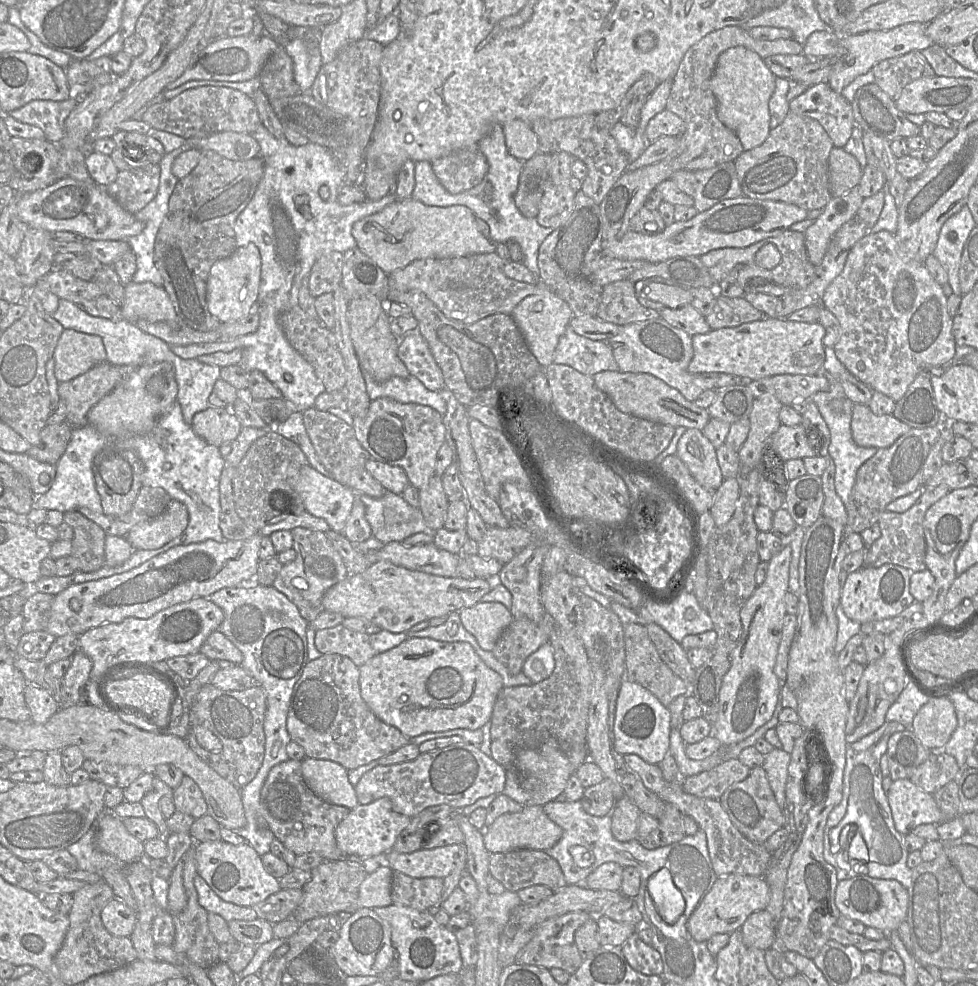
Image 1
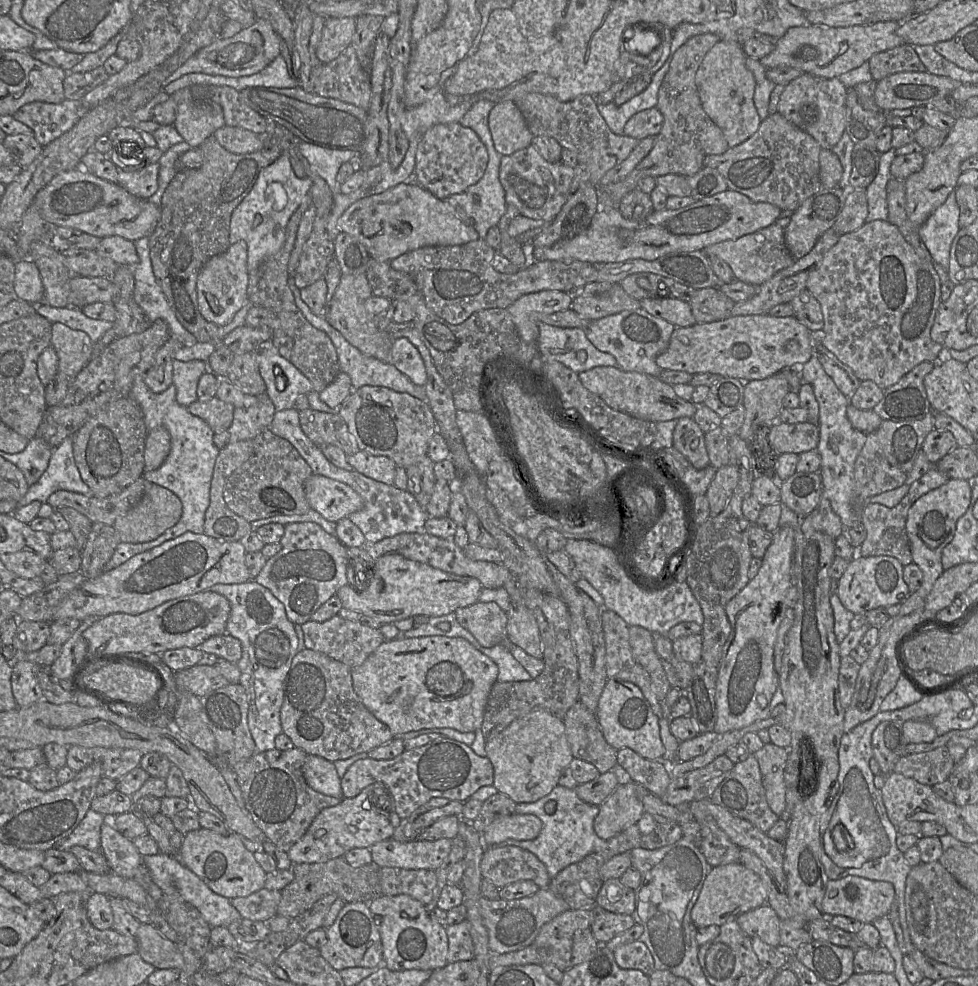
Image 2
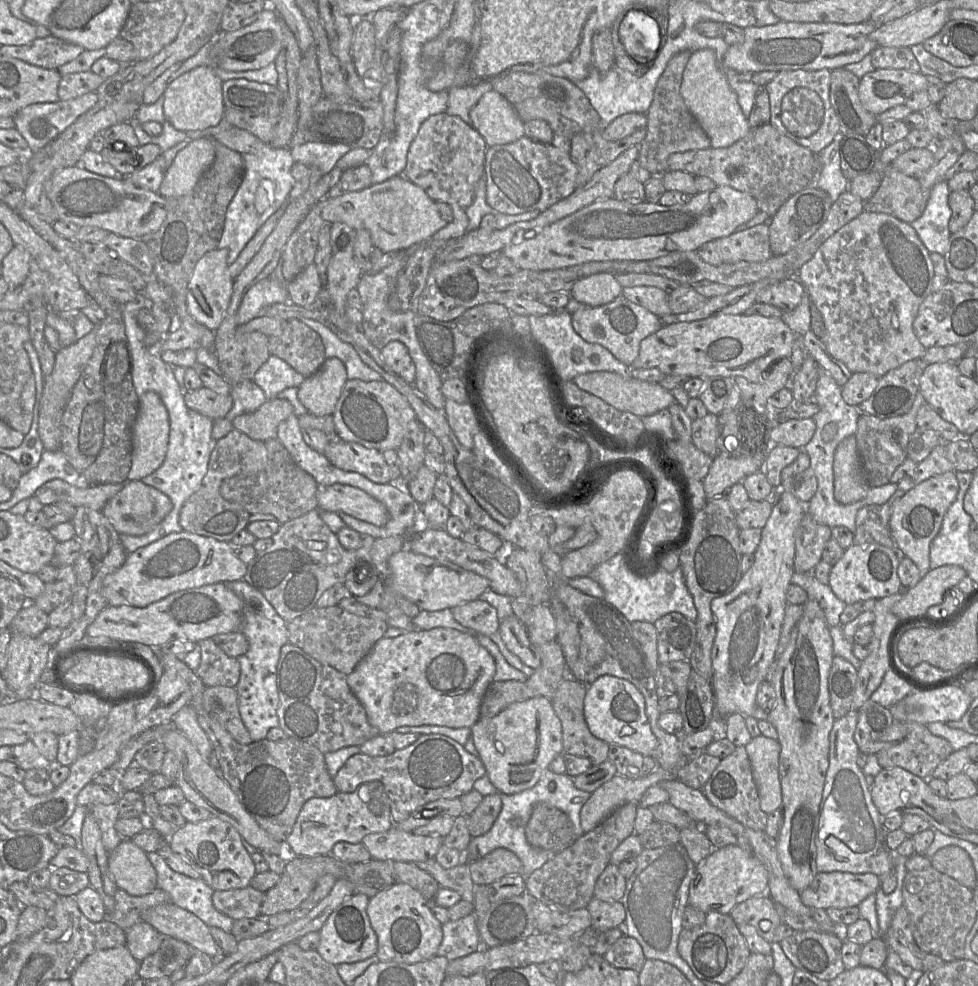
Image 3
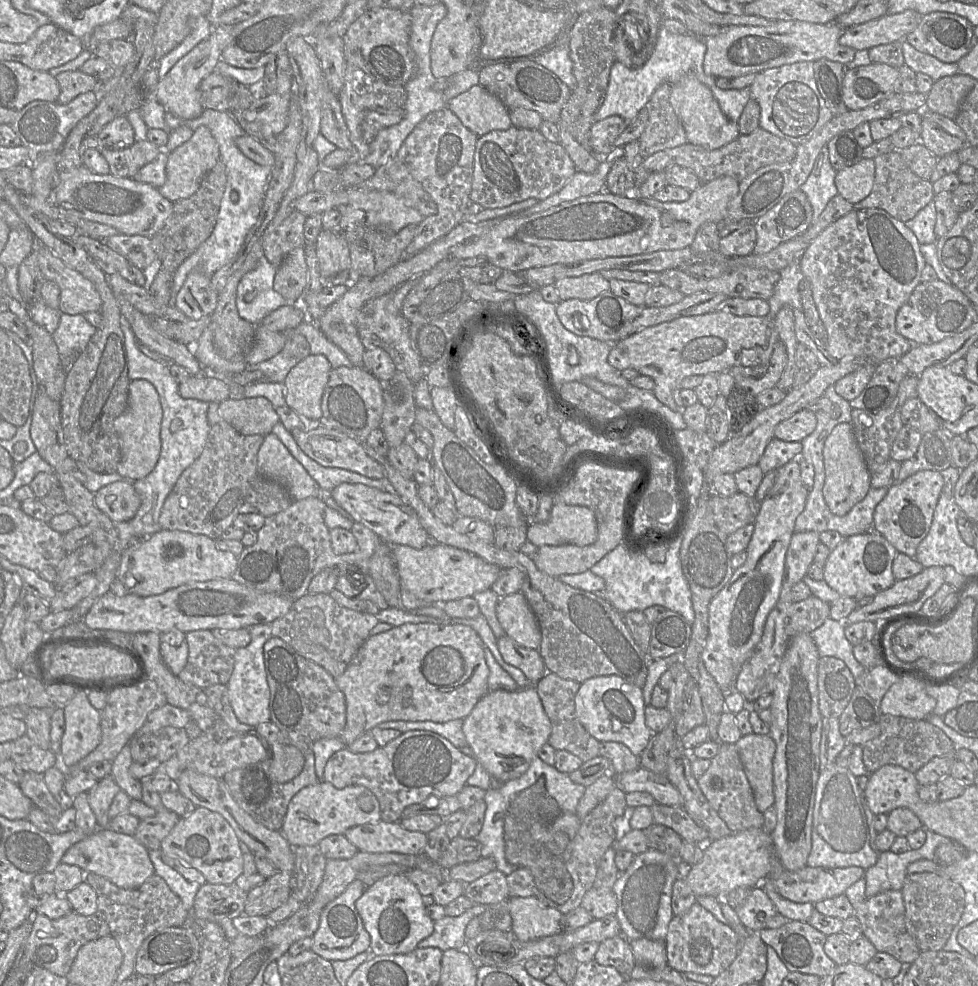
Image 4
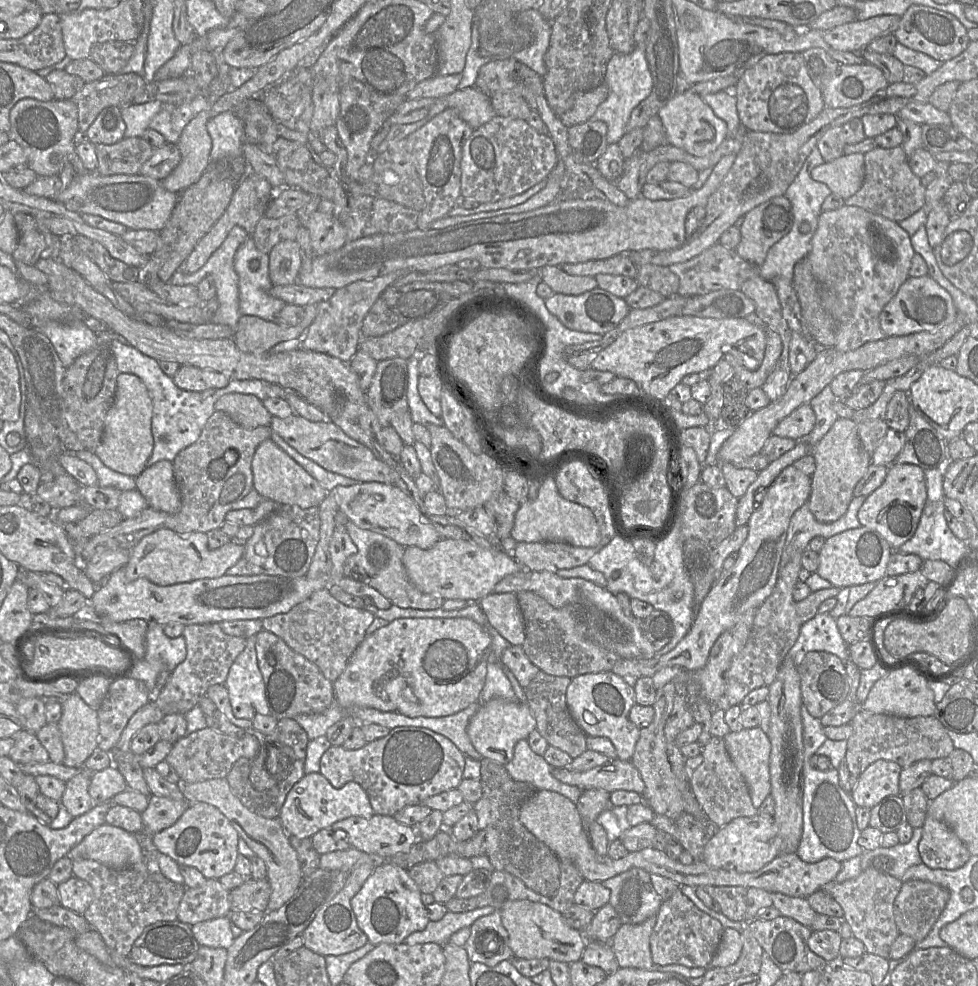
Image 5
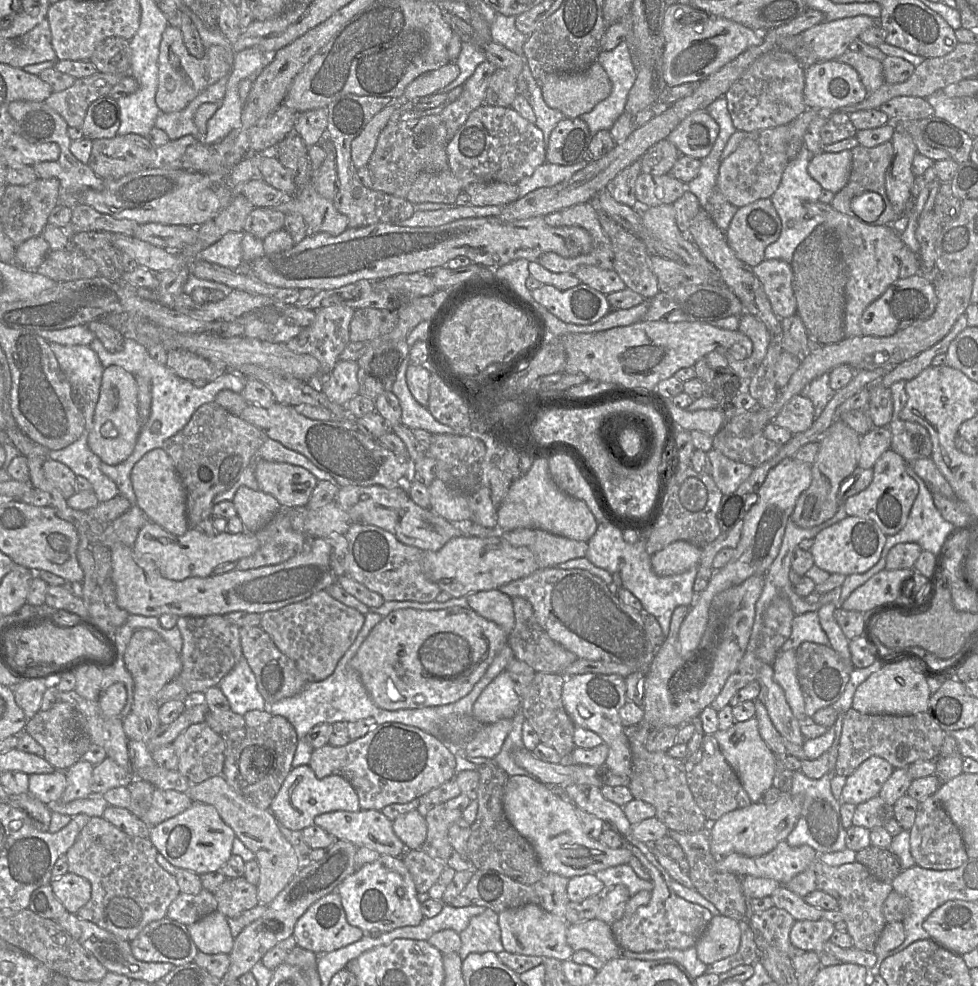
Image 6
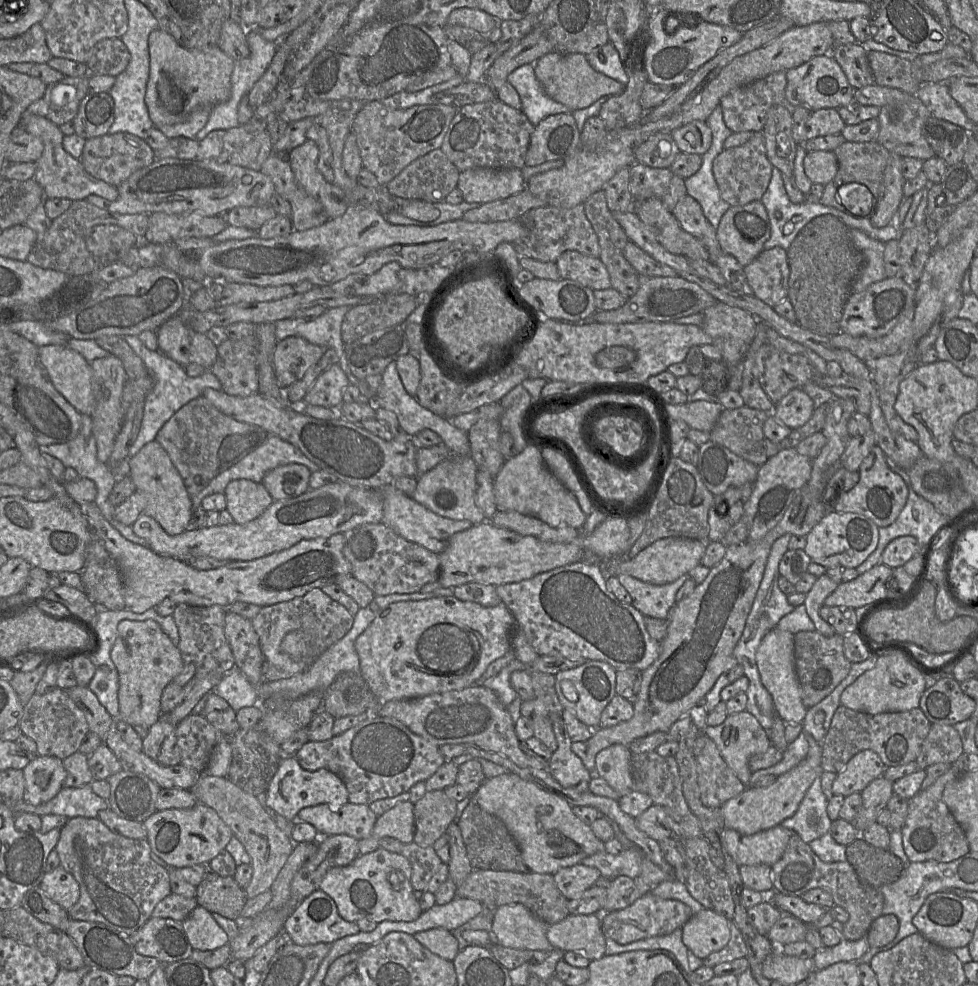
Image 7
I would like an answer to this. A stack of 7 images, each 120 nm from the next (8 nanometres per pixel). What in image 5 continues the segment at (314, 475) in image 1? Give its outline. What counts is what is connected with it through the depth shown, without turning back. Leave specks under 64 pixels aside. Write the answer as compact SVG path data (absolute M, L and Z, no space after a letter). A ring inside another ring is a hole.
M378 482L357 483L352 486L337 486L335 496L339 511L359 528L382 534L403 547L416 546L427 550L441 536L421 513L414 501L394 484Z

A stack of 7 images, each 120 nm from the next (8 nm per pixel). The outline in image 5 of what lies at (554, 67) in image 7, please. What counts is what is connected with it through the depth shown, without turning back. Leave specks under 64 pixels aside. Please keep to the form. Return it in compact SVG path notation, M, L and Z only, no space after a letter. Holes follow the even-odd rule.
M606 82L590 91L578 93L571 109L559 118L566 127L586 122L596 112L598 106L606 100L607 96L608 85Z

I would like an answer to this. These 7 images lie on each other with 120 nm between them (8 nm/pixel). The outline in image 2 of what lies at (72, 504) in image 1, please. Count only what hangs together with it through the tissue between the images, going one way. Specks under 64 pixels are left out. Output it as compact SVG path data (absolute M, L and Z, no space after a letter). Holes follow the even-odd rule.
M71 437L53 449L47 469L36 483L29 486L25 496L18 502L18 507L33 501L47 502L49 496L58 490L94 496L75 463Z

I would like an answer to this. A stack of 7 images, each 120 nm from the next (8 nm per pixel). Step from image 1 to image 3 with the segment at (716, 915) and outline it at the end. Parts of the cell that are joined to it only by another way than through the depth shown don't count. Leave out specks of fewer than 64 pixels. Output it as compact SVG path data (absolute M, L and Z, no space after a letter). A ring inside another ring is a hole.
M729 845L713 849L711 854L696 868L689 888L689 904L706 913L718 912L729 915L739 903L760 895L768 889L768 871L752 853L738 846Z

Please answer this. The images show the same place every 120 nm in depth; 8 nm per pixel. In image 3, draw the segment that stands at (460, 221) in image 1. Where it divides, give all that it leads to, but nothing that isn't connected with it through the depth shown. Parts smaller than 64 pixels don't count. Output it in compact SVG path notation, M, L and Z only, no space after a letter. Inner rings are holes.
M404 176L372 184L360 191L334 192L321 201L321 216L326 222L342 222L354 230L368 230L374 245L386 253L407 250L425 242L448 223L441 217L436 202Z

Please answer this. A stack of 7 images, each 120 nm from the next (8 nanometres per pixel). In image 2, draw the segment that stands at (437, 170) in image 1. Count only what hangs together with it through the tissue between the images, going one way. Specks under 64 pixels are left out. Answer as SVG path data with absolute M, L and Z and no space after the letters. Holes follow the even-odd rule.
M459 122L437 124L424 133L418 144L414 177L418 184L444 200L476 184L483 177L487 164L487 149L475 131Z

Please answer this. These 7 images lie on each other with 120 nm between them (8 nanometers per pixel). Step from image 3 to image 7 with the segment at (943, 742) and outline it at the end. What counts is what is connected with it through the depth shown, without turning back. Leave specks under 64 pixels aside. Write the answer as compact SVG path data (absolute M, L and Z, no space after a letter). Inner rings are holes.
M840 705L835 711L822 743L821 769L838 774L857 753L874 751L886 767L915 762L921 753L932 723L920 708L903 712L867 714Z

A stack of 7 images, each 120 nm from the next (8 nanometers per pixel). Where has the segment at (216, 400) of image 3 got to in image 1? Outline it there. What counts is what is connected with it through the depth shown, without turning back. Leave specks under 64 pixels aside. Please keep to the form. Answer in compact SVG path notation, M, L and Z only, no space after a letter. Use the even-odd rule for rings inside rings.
M213 406L196 413L191 426L197 436L215 447L232 443L243 427L229 408Z

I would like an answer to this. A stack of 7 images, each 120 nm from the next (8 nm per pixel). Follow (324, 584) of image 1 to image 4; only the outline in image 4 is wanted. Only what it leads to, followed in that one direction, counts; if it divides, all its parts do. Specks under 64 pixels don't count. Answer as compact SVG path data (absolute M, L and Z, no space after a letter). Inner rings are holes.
M323 496L310 497L294 501L286 510L266 517L264 526L257 532L258 539L256 543L245 547L240 556L238 556L238 566L231 578L247 587L277 594L292 601L297 601L305 596L308 593L308 587L313 577L327 568L337 569L340 575L343 576L349 573L350 575L353 573L361 574L366 579L365 576L370 575L370 559L382 540L371 529L354 522L351 532L357 540L358 549L350 554L336 554L331 544L330 529L325 523L325 510L327 507Z

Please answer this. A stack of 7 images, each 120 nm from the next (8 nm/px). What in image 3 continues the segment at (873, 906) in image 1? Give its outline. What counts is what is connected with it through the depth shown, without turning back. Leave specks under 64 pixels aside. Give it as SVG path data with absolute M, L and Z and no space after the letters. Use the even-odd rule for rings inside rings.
M818 872L812 883L799 892L802 903L820 909L858 907L881 886L873 873Z

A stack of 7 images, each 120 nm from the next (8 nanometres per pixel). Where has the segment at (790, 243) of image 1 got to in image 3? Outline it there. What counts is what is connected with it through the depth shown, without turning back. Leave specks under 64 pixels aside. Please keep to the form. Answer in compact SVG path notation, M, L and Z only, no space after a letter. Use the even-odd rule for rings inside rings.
M769 220L719 238L715 240L715 247L723 263L766 261L774 255L770 248Z

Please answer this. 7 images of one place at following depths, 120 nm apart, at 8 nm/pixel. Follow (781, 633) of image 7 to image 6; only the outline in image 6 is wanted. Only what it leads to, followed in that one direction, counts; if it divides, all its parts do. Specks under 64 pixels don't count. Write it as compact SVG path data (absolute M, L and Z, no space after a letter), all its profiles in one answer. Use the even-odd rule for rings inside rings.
M781 650L772 664L775 681L782 687L793 715L801 722L812 719L805 711L804 695L797 675L796 650Z

